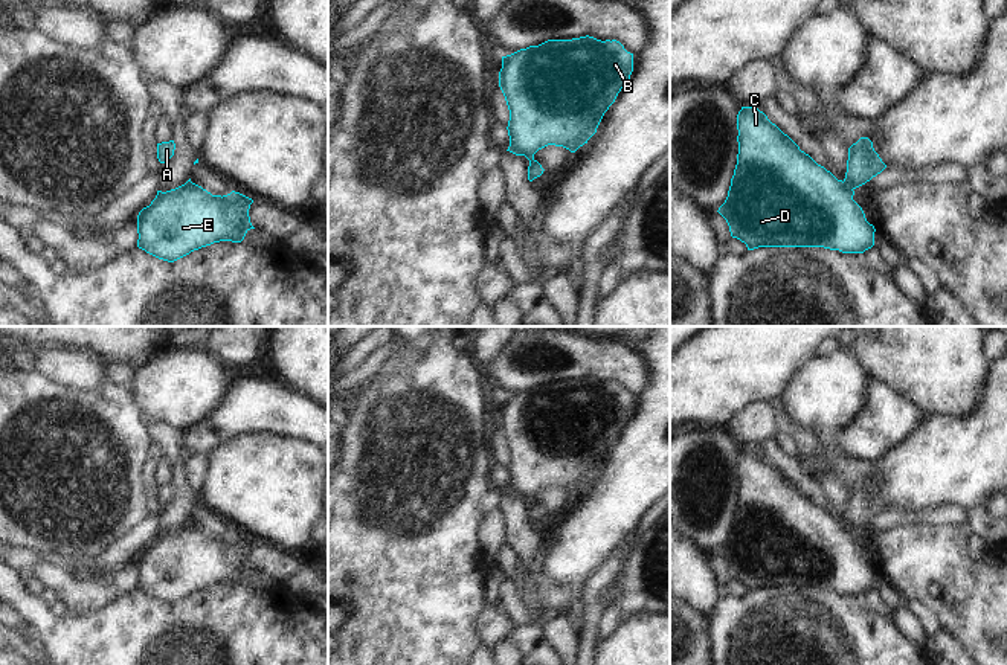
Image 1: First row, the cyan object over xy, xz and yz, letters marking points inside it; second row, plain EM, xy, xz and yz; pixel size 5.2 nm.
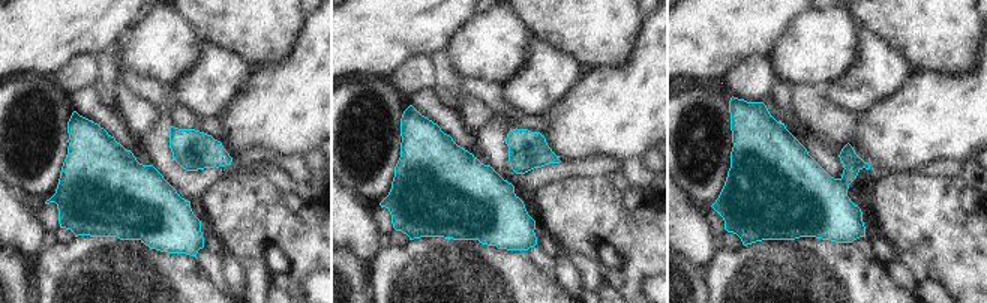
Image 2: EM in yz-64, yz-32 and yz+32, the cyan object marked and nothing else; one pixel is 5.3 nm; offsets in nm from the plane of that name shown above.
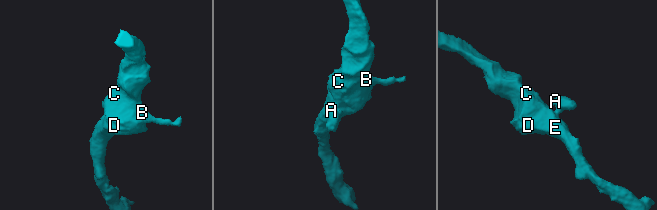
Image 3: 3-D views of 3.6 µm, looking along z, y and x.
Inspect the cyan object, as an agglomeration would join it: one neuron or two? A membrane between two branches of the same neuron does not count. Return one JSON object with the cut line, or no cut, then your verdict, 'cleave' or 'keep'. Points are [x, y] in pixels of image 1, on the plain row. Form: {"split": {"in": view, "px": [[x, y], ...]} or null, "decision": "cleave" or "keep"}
{"split": {"in": "yz", "px": [[844, 522], [852, 531]]}, "decision": "cleave"}

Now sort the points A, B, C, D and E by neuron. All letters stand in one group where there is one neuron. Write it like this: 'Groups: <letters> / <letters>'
Groups: A / B C D E

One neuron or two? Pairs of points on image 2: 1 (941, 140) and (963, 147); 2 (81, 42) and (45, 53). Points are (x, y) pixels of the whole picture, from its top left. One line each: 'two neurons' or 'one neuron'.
1: one neuron
2: one neuron

